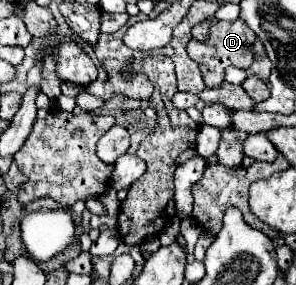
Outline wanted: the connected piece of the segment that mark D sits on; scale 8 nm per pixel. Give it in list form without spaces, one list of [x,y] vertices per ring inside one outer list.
[[[243,19],[217,21],[217,25],[213,25],[213,29],[209,33],[209,41],[201,43],[201,41],[191,39],[189,45],[187,45],[187,51],[189,51],[189,57],[199,63],[205,85],[207,87],[219,87],[223,83],[223,77],[225,77],[225,67],[235,65],[235,67],[247,69],[253,63],[253,43],[255,43],[255,39],[257,39],[255,33],[245,25]]]

